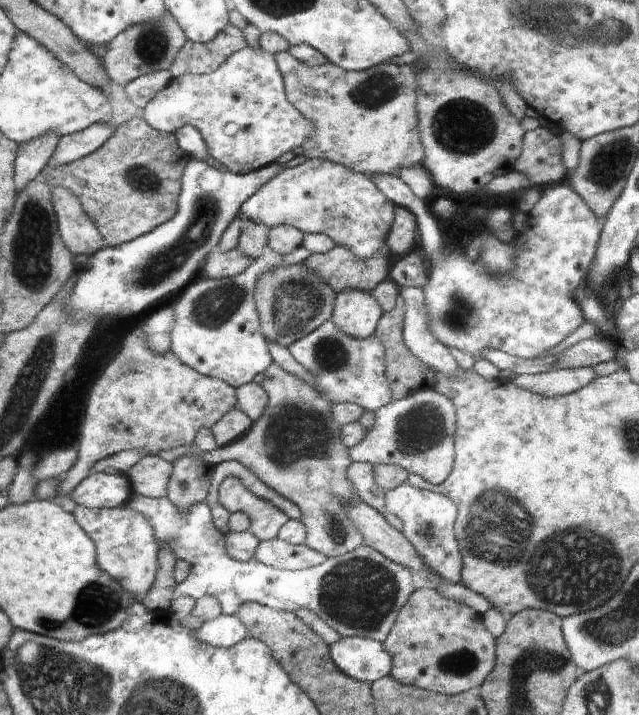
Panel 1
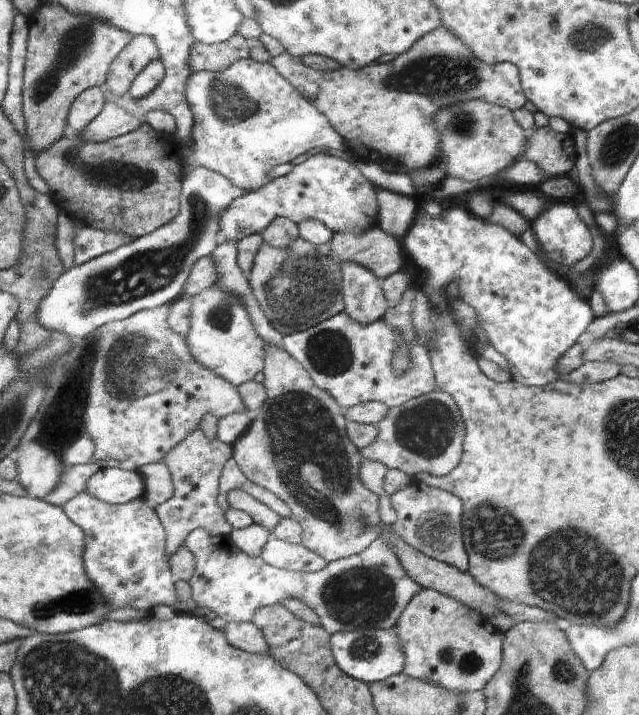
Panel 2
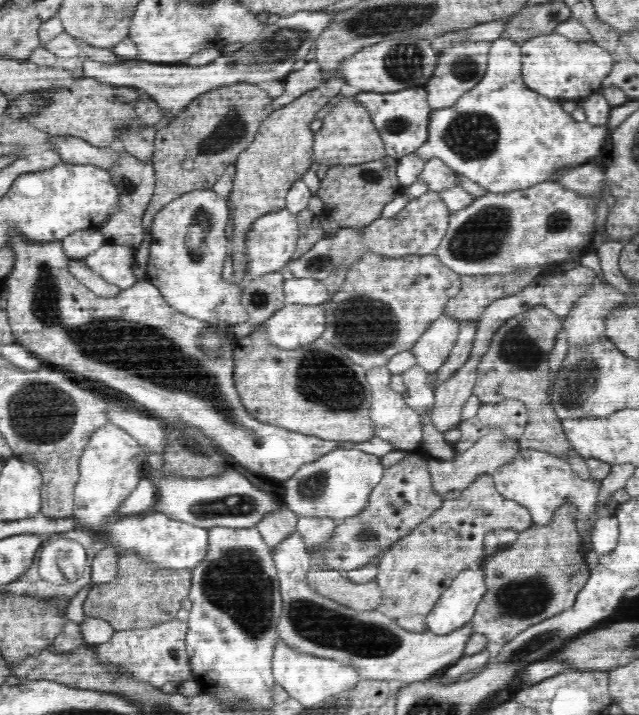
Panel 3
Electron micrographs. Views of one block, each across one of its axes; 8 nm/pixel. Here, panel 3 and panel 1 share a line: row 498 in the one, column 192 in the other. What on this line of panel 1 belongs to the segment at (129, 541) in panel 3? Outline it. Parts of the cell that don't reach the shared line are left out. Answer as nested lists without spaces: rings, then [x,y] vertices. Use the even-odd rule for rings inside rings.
[[[244,46],[242,50],[230,54],[214,72],[202,75],[184,74],[173,79],[162,88],[144,107],[144,121],[150,128],[164,133],[176,134],[182,126],[194,126],[202,136],[213,162],[233,174],[246,175],[265,168],[282,154],[298,151],[306,138],[314,134],[310,120],[306,120],[287,100],[282,74],[276,65],[274,55],[264,48]]]

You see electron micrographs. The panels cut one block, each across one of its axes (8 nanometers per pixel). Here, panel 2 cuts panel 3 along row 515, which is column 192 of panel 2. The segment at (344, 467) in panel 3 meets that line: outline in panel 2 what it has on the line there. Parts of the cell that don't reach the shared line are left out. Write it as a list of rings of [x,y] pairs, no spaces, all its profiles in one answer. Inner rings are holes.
[[[216,285],[188,300],[191,300],[189,332],[184,341],[193,360],[236,388],[255,381],[265,366],[265,344],[256,333],[242,300]]]

